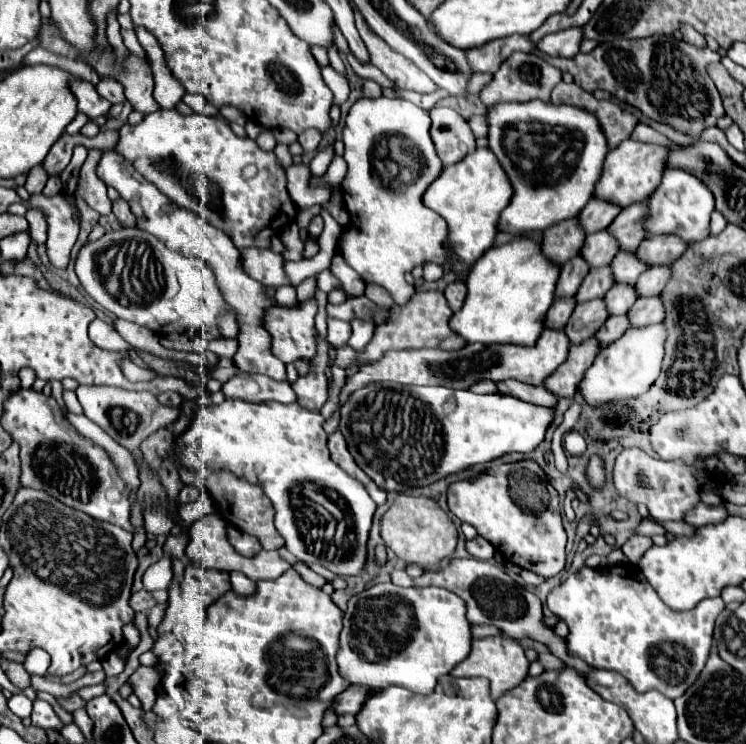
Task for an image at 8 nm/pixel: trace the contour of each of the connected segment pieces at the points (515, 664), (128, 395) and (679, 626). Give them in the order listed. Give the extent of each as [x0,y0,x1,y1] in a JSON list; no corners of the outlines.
[[451,635,531,699],[77,385,179,455],[546,563,725,699]]

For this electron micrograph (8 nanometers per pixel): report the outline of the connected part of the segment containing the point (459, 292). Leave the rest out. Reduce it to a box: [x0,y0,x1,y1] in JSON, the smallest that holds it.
[445,281,467,311]

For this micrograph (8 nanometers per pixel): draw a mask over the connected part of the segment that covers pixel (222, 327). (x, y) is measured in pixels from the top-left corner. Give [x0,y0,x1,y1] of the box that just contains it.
[217,313,237,337]

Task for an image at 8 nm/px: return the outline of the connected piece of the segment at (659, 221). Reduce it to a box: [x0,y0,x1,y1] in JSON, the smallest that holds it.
[649,169,715,241]

